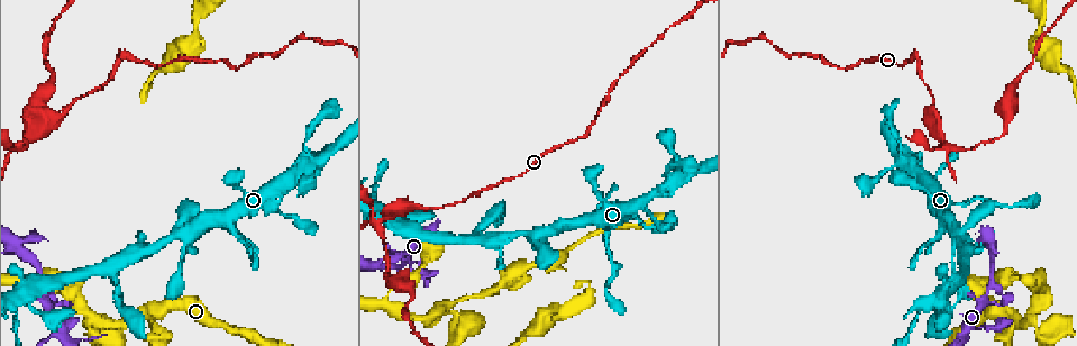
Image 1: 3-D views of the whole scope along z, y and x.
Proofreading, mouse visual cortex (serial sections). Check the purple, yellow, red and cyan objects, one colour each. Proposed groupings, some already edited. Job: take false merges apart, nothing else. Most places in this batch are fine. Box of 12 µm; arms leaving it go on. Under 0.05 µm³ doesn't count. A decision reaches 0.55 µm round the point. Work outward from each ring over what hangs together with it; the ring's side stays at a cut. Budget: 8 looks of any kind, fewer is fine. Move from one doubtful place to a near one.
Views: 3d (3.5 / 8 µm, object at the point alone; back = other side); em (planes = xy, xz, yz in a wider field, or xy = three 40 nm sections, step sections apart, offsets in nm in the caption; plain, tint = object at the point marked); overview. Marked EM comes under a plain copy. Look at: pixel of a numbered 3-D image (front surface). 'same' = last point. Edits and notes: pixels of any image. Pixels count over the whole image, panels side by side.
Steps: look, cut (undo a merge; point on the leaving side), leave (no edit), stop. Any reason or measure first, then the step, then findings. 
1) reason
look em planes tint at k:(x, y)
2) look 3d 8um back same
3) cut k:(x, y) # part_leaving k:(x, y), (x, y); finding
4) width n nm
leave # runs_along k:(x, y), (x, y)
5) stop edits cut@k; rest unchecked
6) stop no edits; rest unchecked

arms part here
look 3d 8um at 1:(521, 267)

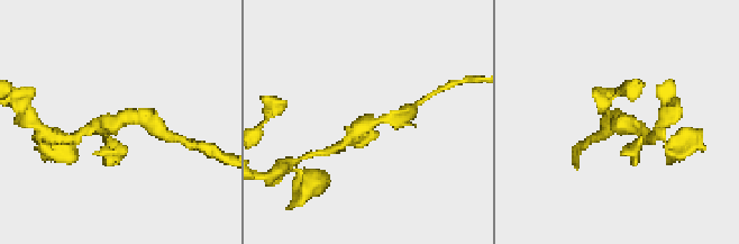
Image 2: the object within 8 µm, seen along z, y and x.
look 3d 3.5um at 2:(365, 125)

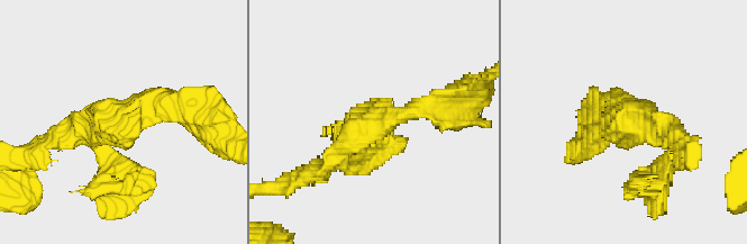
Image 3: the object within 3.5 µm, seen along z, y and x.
look em xy step 2 tint at 3:(627, 116)

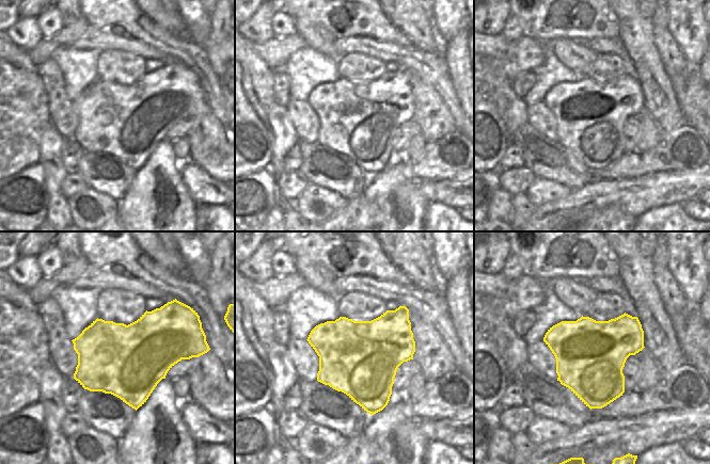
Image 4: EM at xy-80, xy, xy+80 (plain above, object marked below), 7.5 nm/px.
arm_widths 200, 250, 300 nm
leave # continuous, no second cell

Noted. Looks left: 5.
look 3d 3.5um at 1:(451, 306)

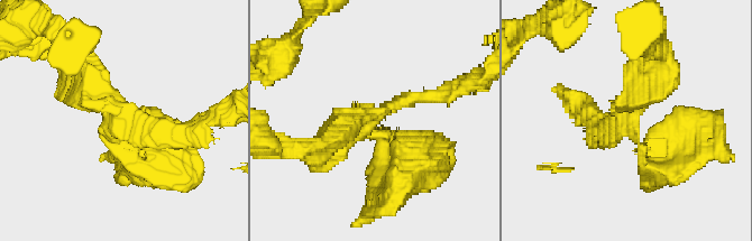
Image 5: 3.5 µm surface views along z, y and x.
arms 3; arm_widths 200, 250, 350 nm; need the tissue
look em xy step 3 tint at 5:(619, 127)

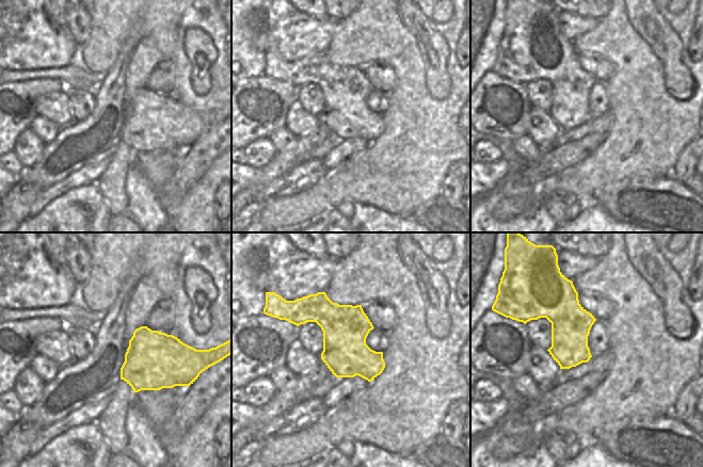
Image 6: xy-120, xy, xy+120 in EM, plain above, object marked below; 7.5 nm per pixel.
width 340 nm
leave # runs_along 5:(195, 129), (134, 133), (82, 71); continuous, no second cell

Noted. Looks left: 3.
sharp bend
look 3d 3.5um at 1:(426, 259)

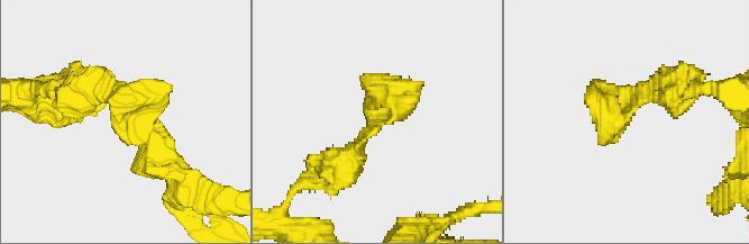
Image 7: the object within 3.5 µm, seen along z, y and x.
look em xy step 1 tint at 7:(626, 112)

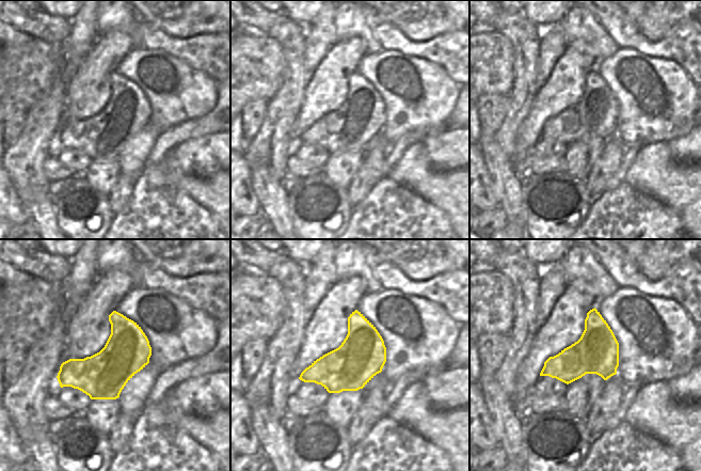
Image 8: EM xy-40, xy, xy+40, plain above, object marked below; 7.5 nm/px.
leave # runs_along 7:(336, 166), (414, 91); all the same cell

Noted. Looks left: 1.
stop no edits; rest unchecked

